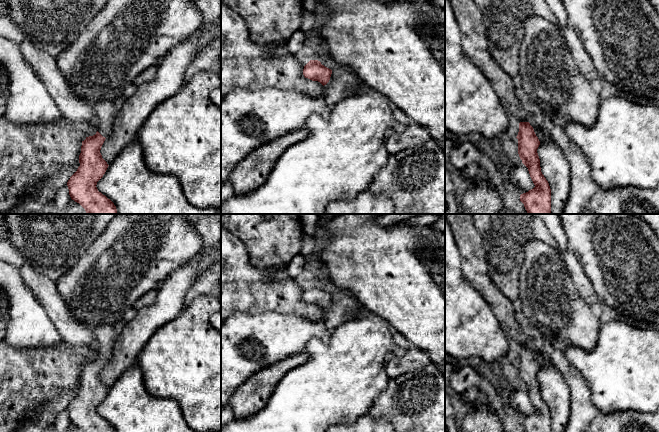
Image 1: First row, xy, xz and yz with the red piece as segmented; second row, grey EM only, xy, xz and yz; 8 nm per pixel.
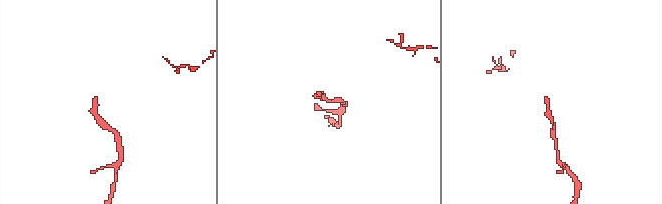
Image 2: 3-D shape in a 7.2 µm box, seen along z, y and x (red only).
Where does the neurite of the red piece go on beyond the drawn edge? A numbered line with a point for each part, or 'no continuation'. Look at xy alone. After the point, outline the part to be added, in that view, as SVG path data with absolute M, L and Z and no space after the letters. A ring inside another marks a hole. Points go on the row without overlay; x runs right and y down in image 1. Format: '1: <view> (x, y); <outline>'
1: xy (101, 337); M0 214L0 260L18 270L27 288L43 307L65 342L91 346L105 362L111 358L118 335L114 325L89 325L76 319L59 295L56 282L34 269L12 245L5 214Z

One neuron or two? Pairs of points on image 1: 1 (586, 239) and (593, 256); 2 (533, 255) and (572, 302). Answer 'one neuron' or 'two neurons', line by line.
1: one neuron
2: one neuron

